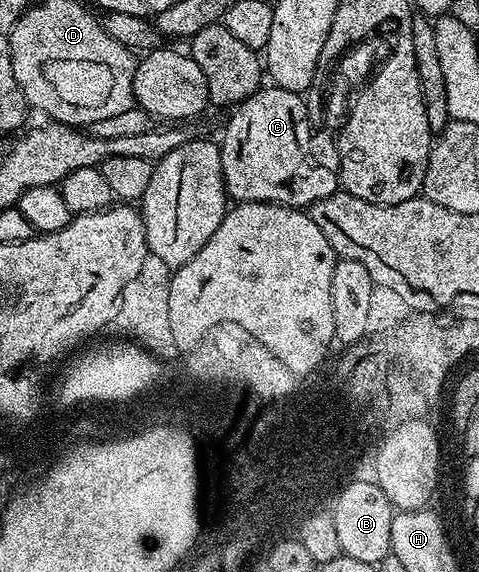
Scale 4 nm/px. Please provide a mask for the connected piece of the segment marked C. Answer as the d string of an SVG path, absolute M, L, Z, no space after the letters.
M263 86L229 113L230 121L222 132L220 147L222 177L231 201L282 204L286 208L306 210L320 198L339 191L337 171L329 172L310 157L312 121L307 101L302 99L299 93Z

